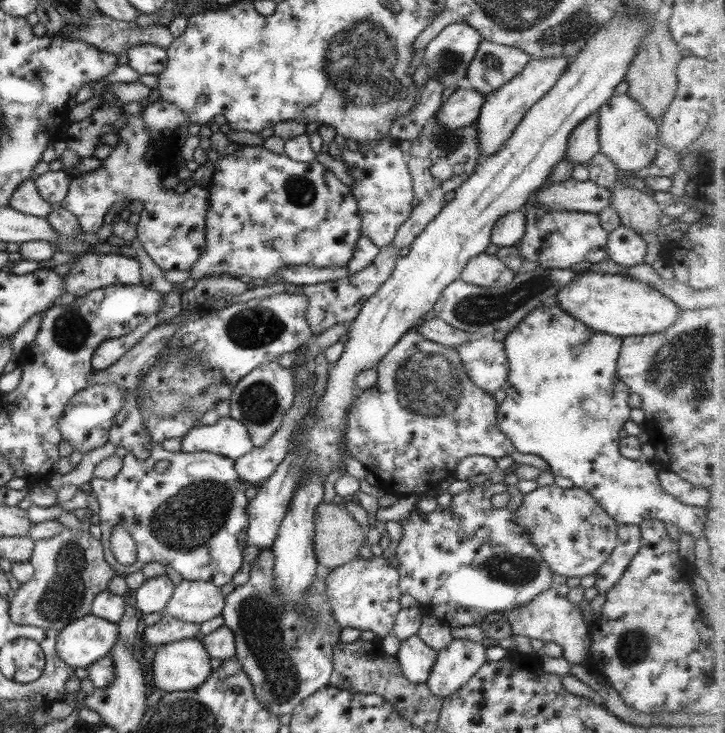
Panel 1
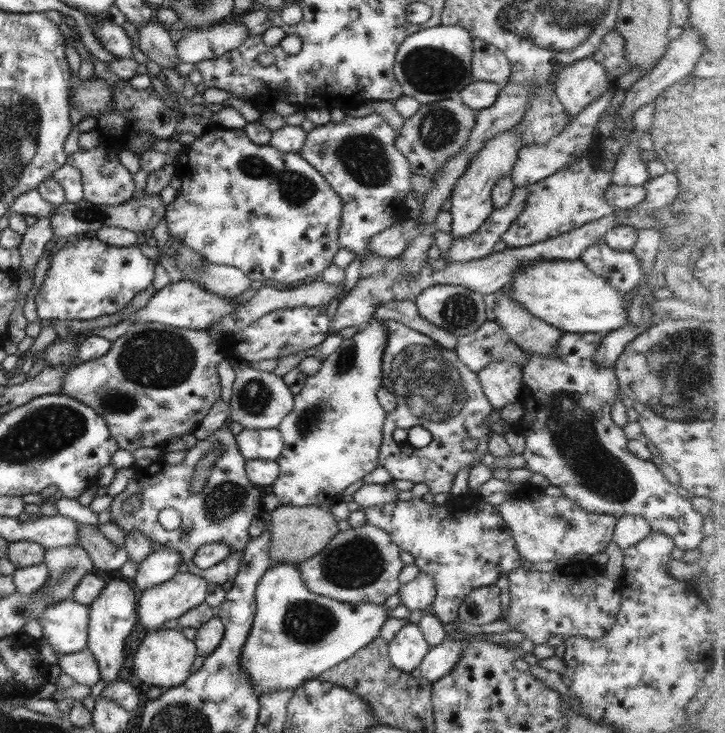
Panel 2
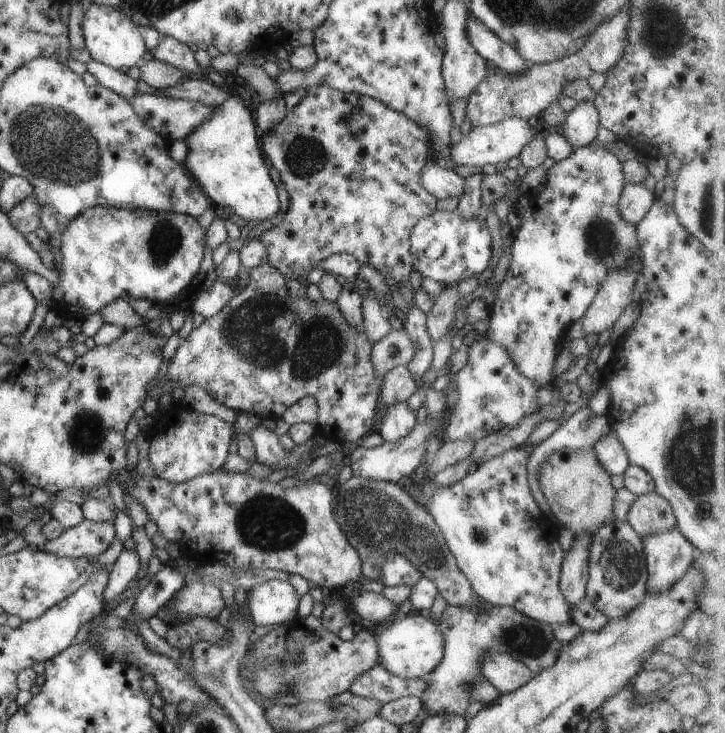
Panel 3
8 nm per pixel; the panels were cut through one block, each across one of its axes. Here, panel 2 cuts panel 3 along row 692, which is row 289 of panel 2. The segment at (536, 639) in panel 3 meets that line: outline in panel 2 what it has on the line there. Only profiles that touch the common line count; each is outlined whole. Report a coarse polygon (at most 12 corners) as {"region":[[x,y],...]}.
{"region":[[434,284],[413,301],[418,315],[456,337],[487,321],[482,295]]}

